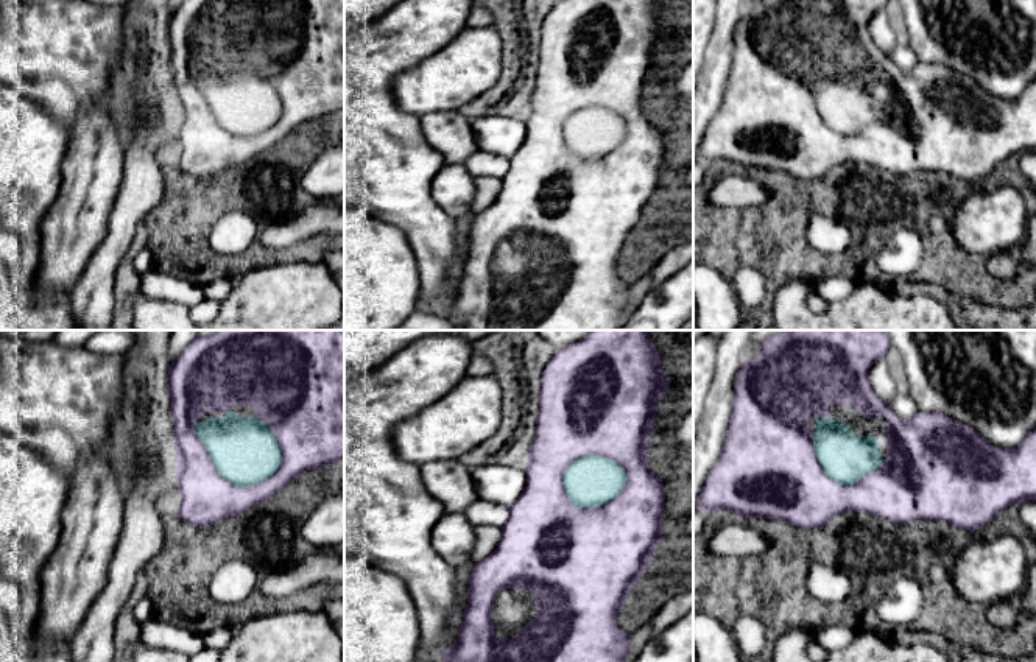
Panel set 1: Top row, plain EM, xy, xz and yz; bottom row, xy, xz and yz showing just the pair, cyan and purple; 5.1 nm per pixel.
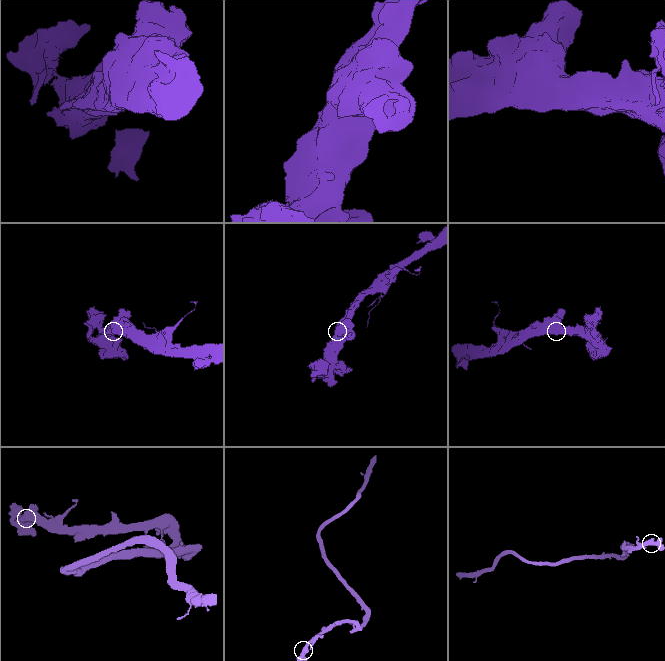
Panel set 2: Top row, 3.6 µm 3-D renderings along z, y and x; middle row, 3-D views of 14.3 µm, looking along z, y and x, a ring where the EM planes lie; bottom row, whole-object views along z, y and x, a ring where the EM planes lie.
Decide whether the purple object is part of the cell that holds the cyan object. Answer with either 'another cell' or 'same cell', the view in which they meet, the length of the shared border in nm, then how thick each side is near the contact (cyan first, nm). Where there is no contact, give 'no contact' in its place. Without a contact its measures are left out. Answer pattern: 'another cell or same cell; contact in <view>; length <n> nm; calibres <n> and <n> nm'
same cell; contact in xy; length 500 nm; calibres 340 and 260 nm

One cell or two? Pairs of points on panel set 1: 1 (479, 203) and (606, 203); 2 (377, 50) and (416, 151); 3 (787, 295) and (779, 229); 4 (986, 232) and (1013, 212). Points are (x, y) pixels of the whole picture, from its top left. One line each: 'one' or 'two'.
1: two
2: one
3: two
4: one

